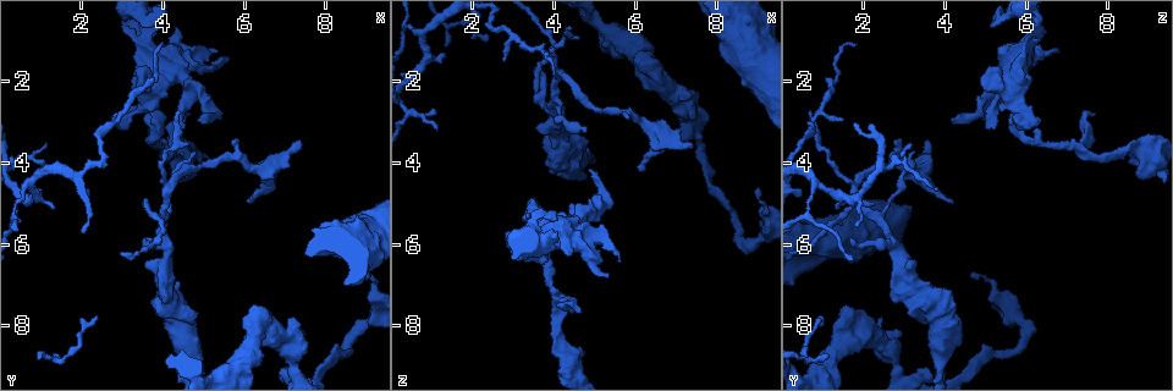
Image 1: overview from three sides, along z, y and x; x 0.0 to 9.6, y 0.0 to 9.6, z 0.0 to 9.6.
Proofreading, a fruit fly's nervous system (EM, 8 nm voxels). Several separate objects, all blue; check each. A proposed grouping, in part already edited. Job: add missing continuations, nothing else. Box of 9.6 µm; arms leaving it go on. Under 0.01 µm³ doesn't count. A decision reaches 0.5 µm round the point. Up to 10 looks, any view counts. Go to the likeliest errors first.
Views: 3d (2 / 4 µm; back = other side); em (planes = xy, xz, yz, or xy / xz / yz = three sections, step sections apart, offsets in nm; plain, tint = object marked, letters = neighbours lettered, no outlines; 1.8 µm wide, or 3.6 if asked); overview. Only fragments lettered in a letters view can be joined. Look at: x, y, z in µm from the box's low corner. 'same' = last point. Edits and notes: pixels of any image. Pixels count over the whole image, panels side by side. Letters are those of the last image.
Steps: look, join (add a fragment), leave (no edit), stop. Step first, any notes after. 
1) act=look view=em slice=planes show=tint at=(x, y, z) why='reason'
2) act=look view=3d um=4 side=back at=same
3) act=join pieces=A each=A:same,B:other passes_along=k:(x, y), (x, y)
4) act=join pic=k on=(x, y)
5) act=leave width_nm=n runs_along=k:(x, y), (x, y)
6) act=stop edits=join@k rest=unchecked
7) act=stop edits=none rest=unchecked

act=look view=3d um=2 at=(3.60, 5.90, 1.65) why='free end'

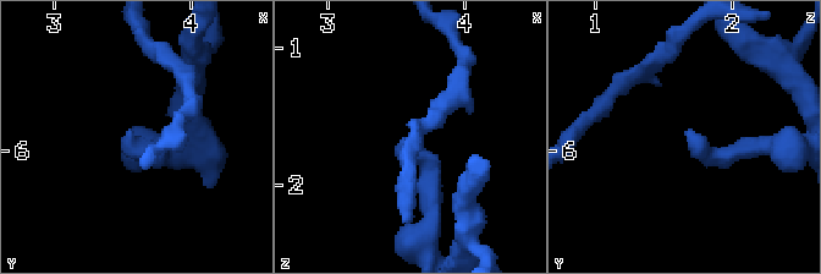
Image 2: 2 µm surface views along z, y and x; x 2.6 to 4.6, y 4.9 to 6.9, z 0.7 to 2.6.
act=look view=em slice=planes show=letters at=(3.52, 5.88, 1.66)

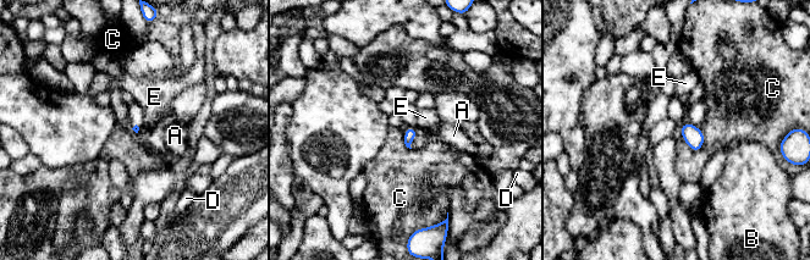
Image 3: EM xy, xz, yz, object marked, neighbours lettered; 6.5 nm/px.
act=leave longest_contact=C:170nm each=A:other,B:other,C:other,D:other,E:other border=3:(682, 137), (693, 150), (705, 140) found='none of them fits'

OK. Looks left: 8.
act=look view=3d um=4 at=(4.60, 2.75, 7.75) why='branch stops here'

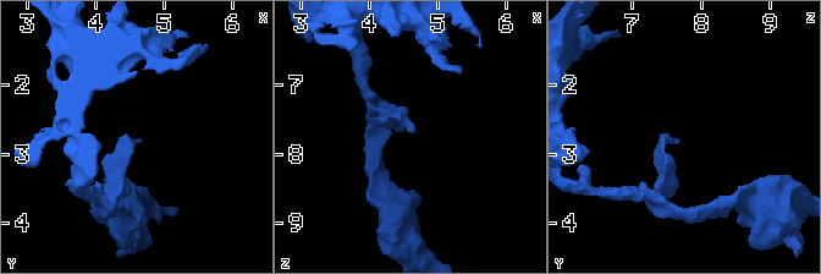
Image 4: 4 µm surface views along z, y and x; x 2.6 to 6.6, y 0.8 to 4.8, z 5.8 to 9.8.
act=look view=em slice=xy step=4 show=tint at=(4.65, 2.80, 7.70)

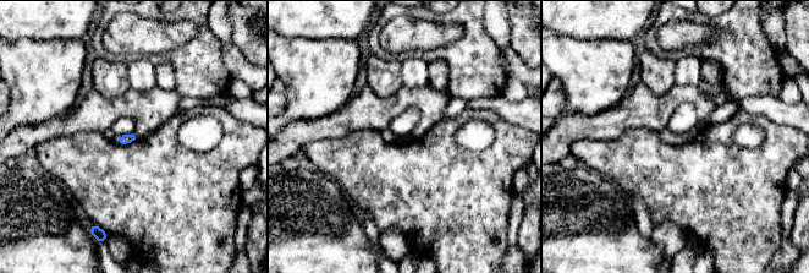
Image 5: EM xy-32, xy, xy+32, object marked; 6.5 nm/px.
act=look view=em slice=planes show=letters at=same

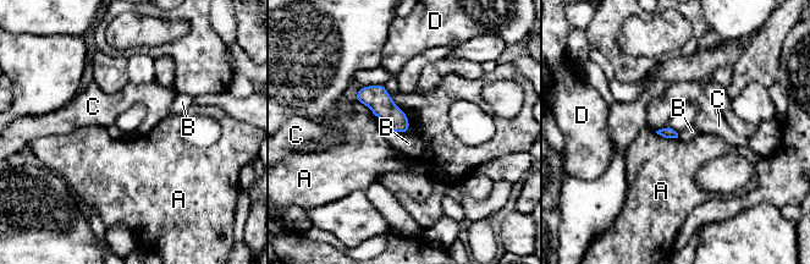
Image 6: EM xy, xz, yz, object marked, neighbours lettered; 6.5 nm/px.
act=leave longest_contact=A:200nm each=A:other,B:other,C:other,D:other found='none of them fits'

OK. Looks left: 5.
act=look view=em slice=yz step=16 show=letters at=(8.95, 6.80, 4.60) why='an open end'

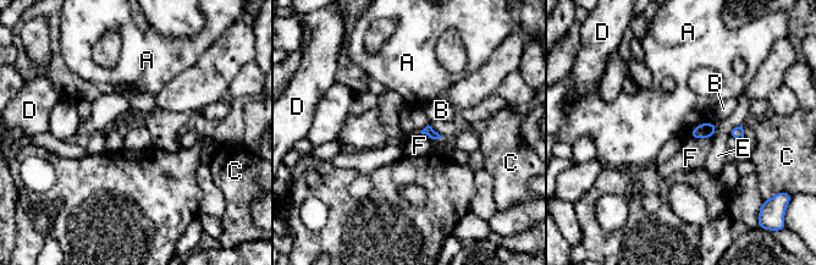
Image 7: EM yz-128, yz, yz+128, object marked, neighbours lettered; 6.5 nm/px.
act=leave each=A:other,B:other,C:other,D:other,E:other,F:other border=7:(689, 136), (710, 139) found='no lettered fragment goes on from it'

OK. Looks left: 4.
act=look view=em slice=planes show=letters at=(4.10, 7.20, 3.05) why='calibre changes'

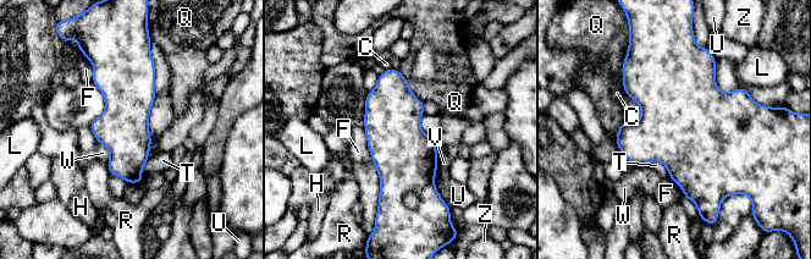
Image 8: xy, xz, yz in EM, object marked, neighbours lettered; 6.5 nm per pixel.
act=leave width_nm=340 longest_contact=F:300nm each=C:other,F:other,H:other,L:other,Q:other,R:other,T:other,U:other,V:other,W:other,Z:other found='no lettered fragment goes on from it'

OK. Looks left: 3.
act=stop edits=none rest=unchecked

